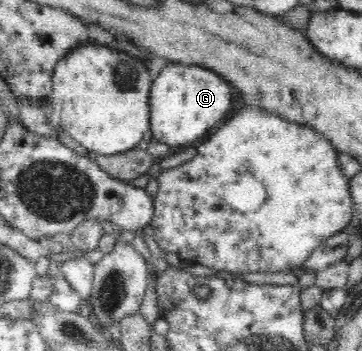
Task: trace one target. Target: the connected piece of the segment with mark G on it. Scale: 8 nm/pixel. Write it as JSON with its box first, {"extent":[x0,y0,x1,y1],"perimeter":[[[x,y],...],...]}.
{"extent":[149,65,233,146],"perimeter":[[[169,65],[157,75],[153,80],[149,107],[150,107],[150,130],[152,137],[158,142],[166,143],[168,146],[173,145],[195,145],[200,137],[207,135],[209,129],[213,129],[225,113],[231,109],[231,95],[233,87],[227,85],[219,75],[215,75],[209,69],[197,67],[197,65]]]}

